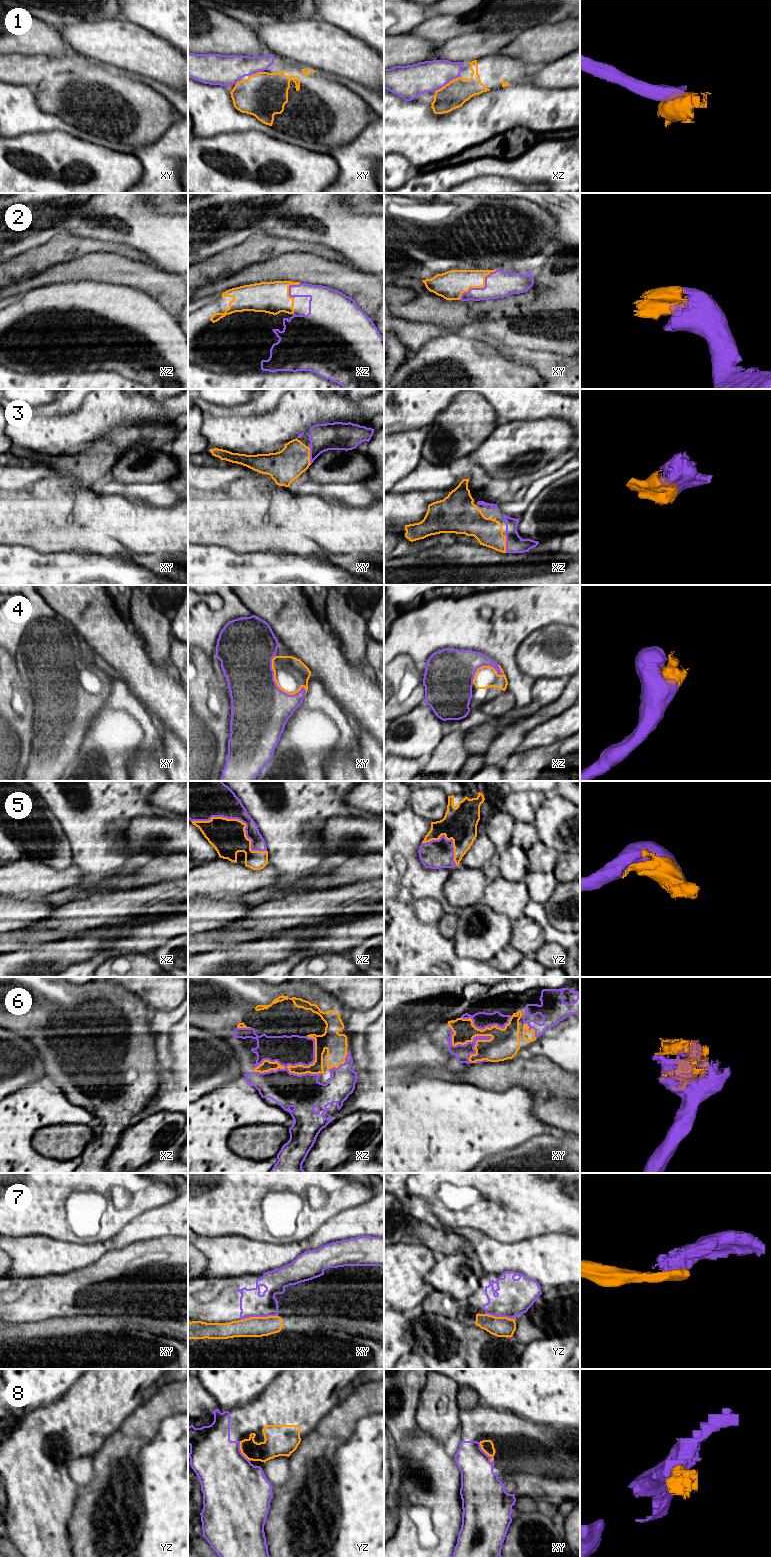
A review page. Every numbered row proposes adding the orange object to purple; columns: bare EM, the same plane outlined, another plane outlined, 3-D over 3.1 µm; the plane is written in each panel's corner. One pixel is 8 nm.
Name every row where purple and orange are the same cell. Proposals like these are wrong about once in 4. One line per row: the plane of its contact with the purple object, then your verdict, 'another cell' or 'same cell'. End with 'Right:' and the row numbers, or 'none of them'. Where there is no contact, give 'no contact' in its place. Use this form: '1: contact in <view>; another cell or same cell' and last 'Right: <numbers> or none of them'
1: contact in xz; same cell
2: contact in xy; same cell
3: contact in xz; same cell
4: contact in xy; same cell
5: contact in xz; same cell
6: contact in xz; same cell
7: contact in xy; another cell
8: contact in xy; same cell
Right: 1, 2, 3, 4, 5, 6, 8

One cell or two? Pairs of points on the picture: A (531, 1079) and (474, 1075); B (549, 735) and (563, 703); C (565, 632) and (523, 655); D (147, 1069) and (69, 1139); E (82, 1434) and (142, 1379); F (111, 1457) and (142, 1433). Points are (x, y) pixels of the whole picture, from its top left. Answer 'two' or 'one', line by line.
A: one
B: two
C: one
D: two
E: one
F: one

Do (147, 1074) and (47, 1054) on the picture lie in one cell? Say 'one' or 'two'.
one

